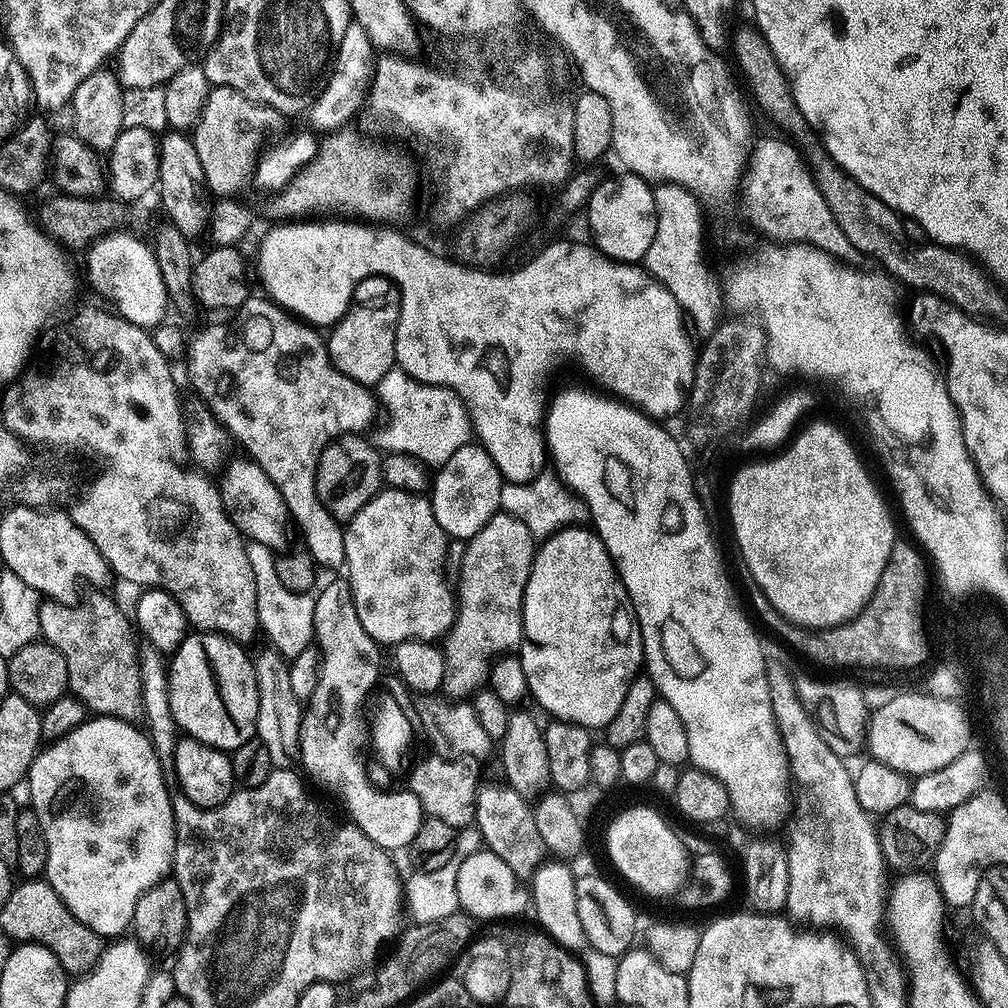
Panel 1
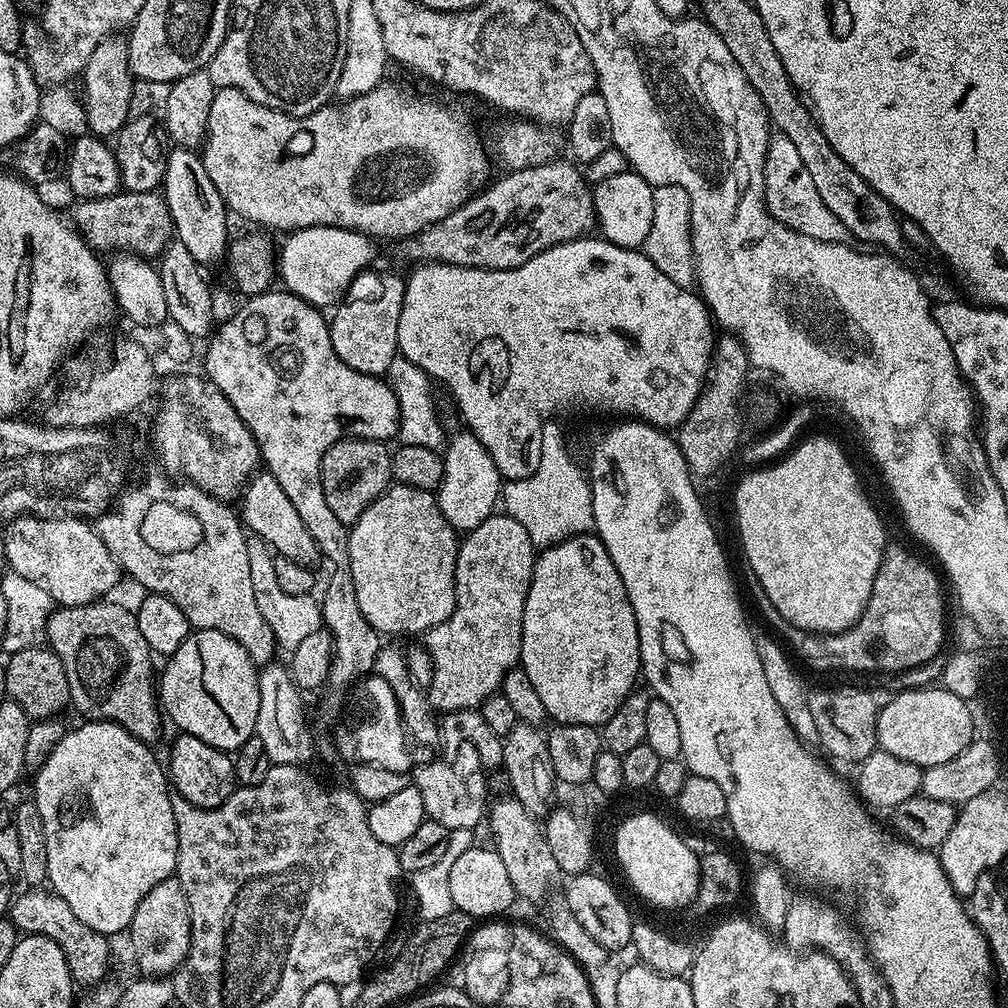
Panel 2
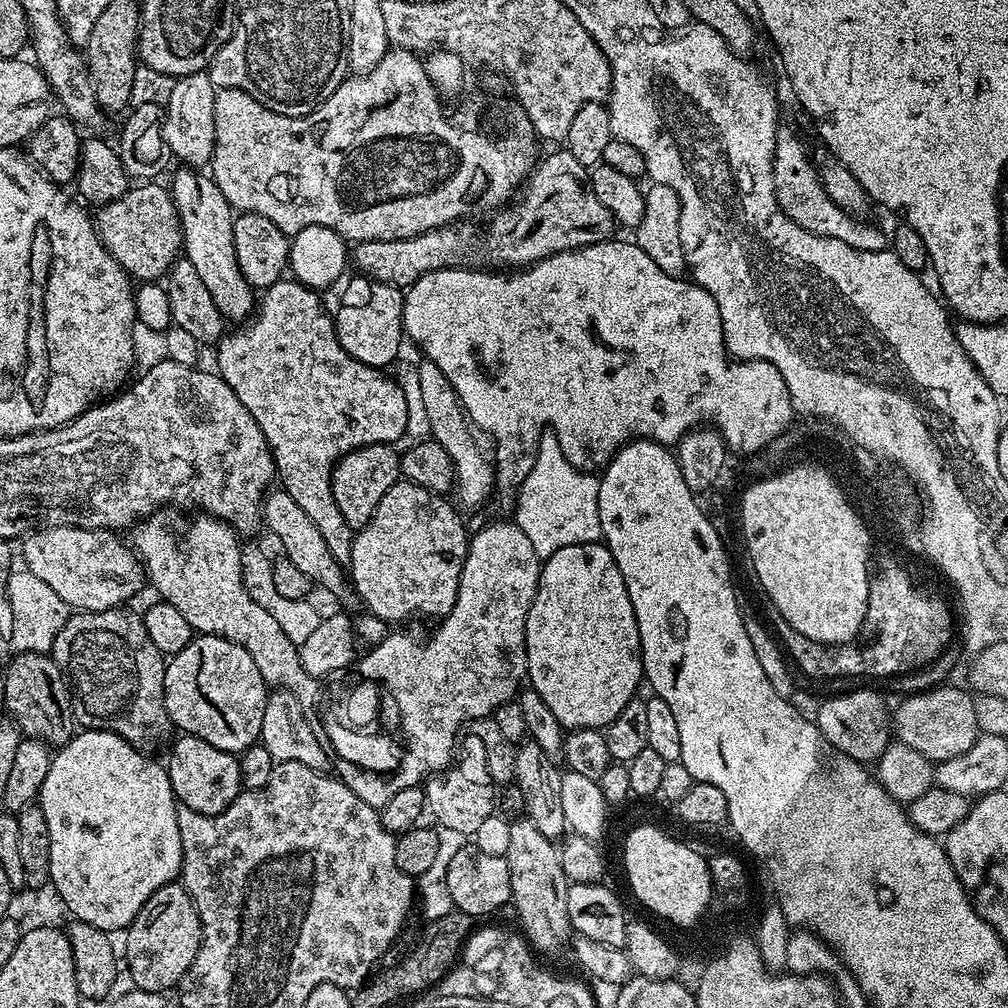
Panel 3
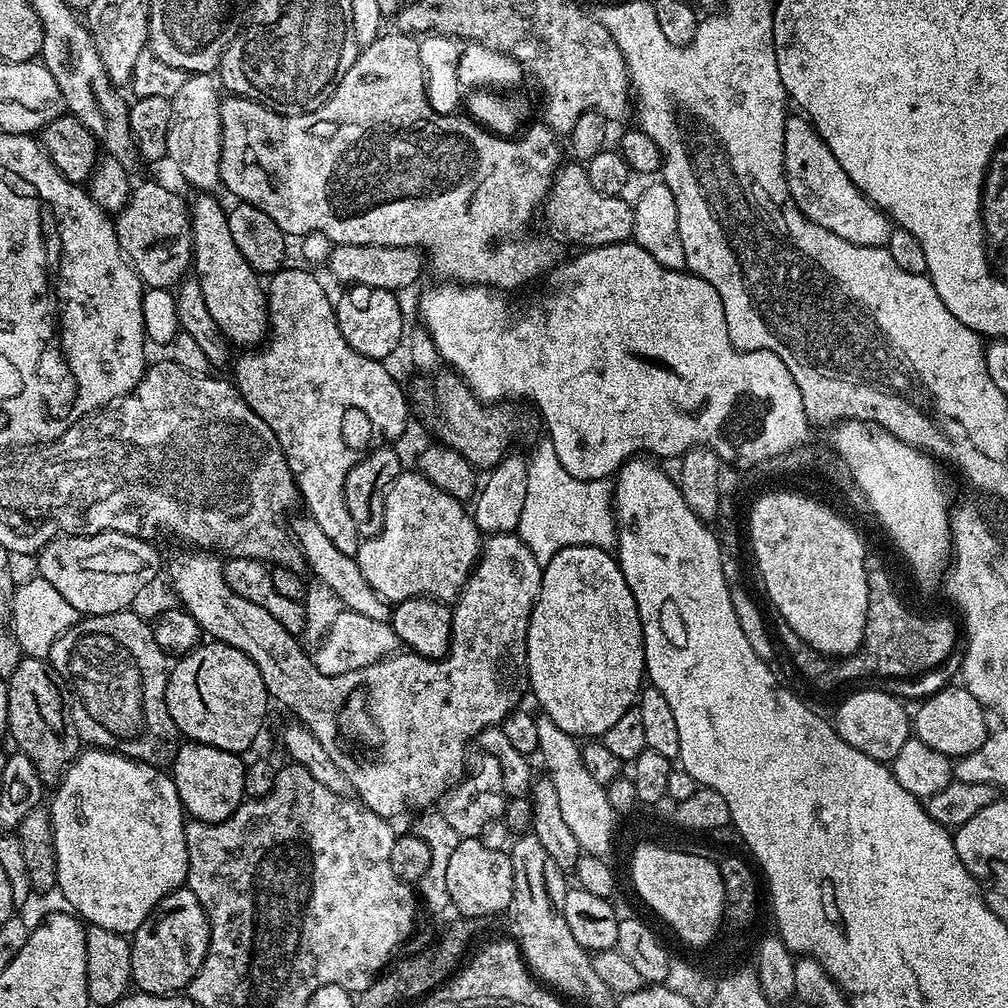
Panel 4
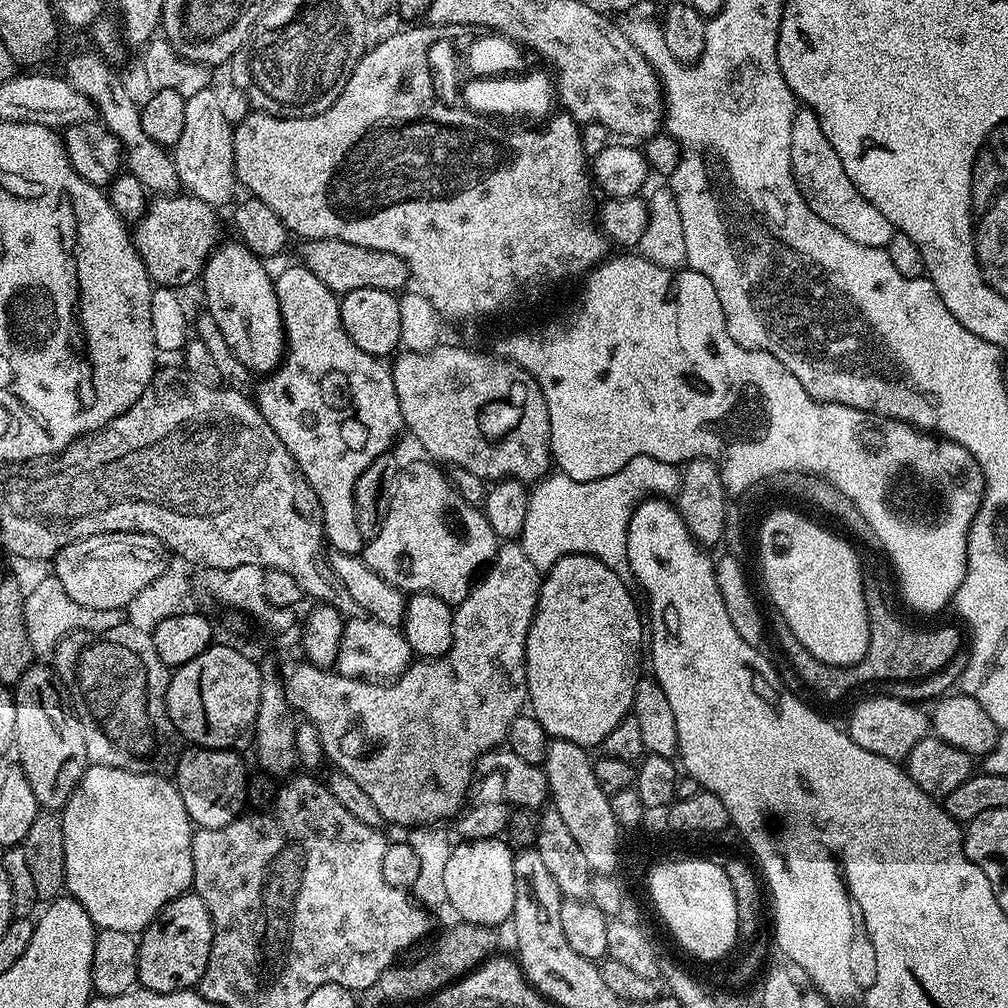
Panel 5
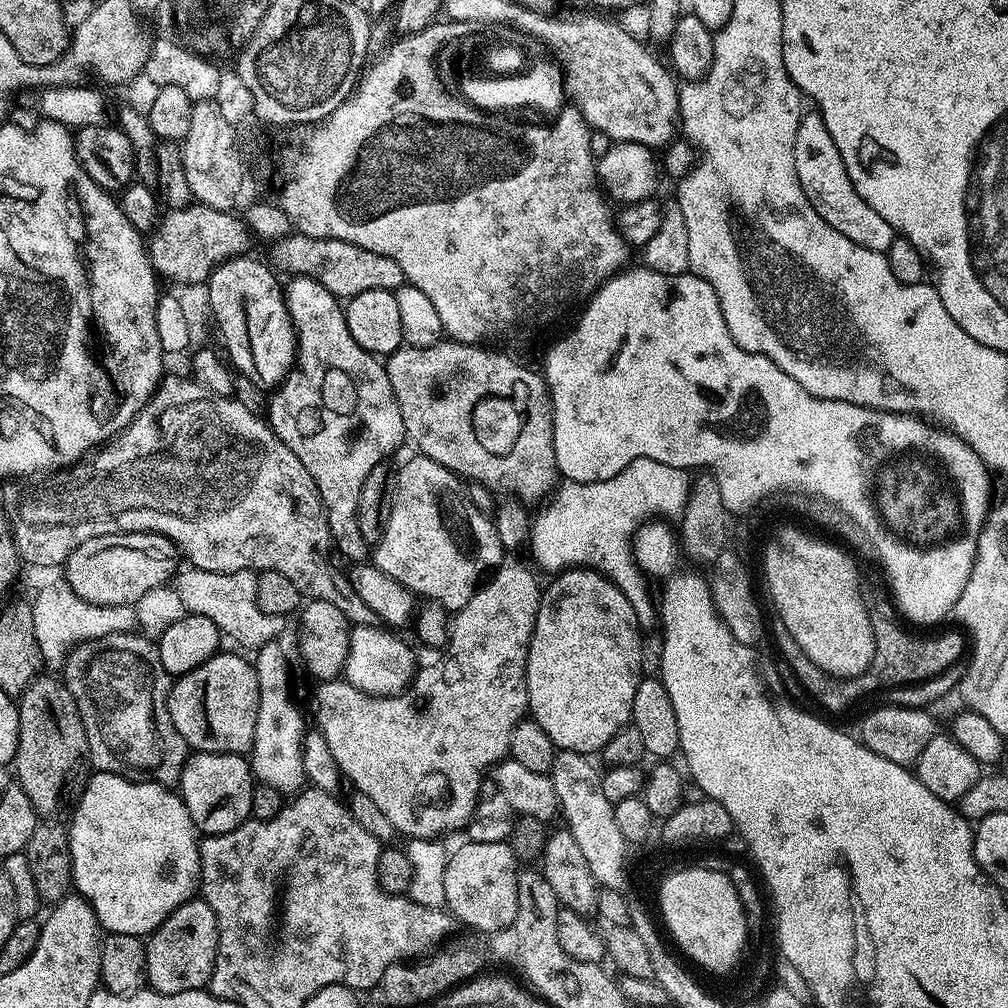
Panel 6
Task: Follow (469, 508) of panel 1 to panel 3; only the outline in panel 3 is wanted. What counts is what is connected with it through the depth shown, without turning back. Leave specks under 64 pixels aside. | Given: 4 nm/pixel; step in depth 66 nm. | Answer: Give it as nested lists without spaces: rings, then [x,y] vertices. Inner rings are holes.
[[[427,358],[421,359],[421,363],[414,370],[418,374],[421,387],[422,406],[426,410],[429,435],[445,447],[450,454],[455,466],[456,487],[455,496],[468,508],[480,505],[487,497],[491,497],[495,485],[495,469],[493,463],[484,456],[478,446],[472,432],[467,413],[457,398],[457,392],[453,384],[449,382],[436,363]]]

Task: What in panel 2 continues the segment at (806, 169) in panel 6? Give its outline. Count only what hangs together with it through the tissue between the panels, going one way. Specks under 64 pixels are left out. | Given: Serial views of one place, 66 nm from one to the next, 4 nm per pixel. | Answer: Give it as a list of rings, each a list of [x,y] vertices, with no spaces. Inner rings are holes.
[[[779,134],[769,135],[768,149],[764,159],[764,204],[768,213],[787,228],[792,228],[798,234],[806,234],[822,242],[835,244],[849,243],[850,237],[846,226],[826,210],[826,202],[818,198],[818,190],[806,166],[802,166],[802,158],[798,158],[798,150],[794,150],[794,142]]]

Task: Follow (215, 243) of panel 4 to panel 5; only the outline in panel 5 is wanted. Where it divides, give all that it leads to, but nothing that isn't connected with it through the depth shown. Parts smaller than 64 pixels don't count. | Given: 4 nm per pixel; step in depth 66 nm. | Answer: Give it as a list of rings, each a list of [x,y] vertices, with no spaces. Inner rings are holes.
[[[243,242],[235,243],[221,243],[204,266],[202,285],[204,284],[204,304],[208,307],[205,309],[207,315],[212,316],[214,322],[218,322],[222,338],[226,338],[230,350],[234,350],[234,358],[238,358],[242,366],[246,366],[253,374],[271,374],[279,368],[280,361],[286,355],[284,319],[280,316],[274,276],[264,269],[265,261],[261,257],[255,256]]]

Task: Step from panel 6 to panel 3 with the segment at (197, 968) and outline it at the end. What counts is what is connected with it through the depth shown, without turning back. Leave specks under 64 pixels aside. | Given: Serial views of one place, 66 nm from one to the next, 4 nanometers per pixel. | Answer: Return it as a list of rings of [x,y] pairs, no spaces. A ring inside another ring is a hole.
[[[173,882],[154,890],[150,898],[138,910],[138,914],[133,918],[131,924],[126,929],[128,937],[122,944],[122,956],[128,959],[128,976],[133,980],[135,987],[142,992],[159,992],[167,994],[175,989],[180,980],[190,970],[194,958],[198,958],[198,946],[202,942],[202,926],[198,918],[198,910],[190,898],[190,894],[185,890],[183,883]]]

